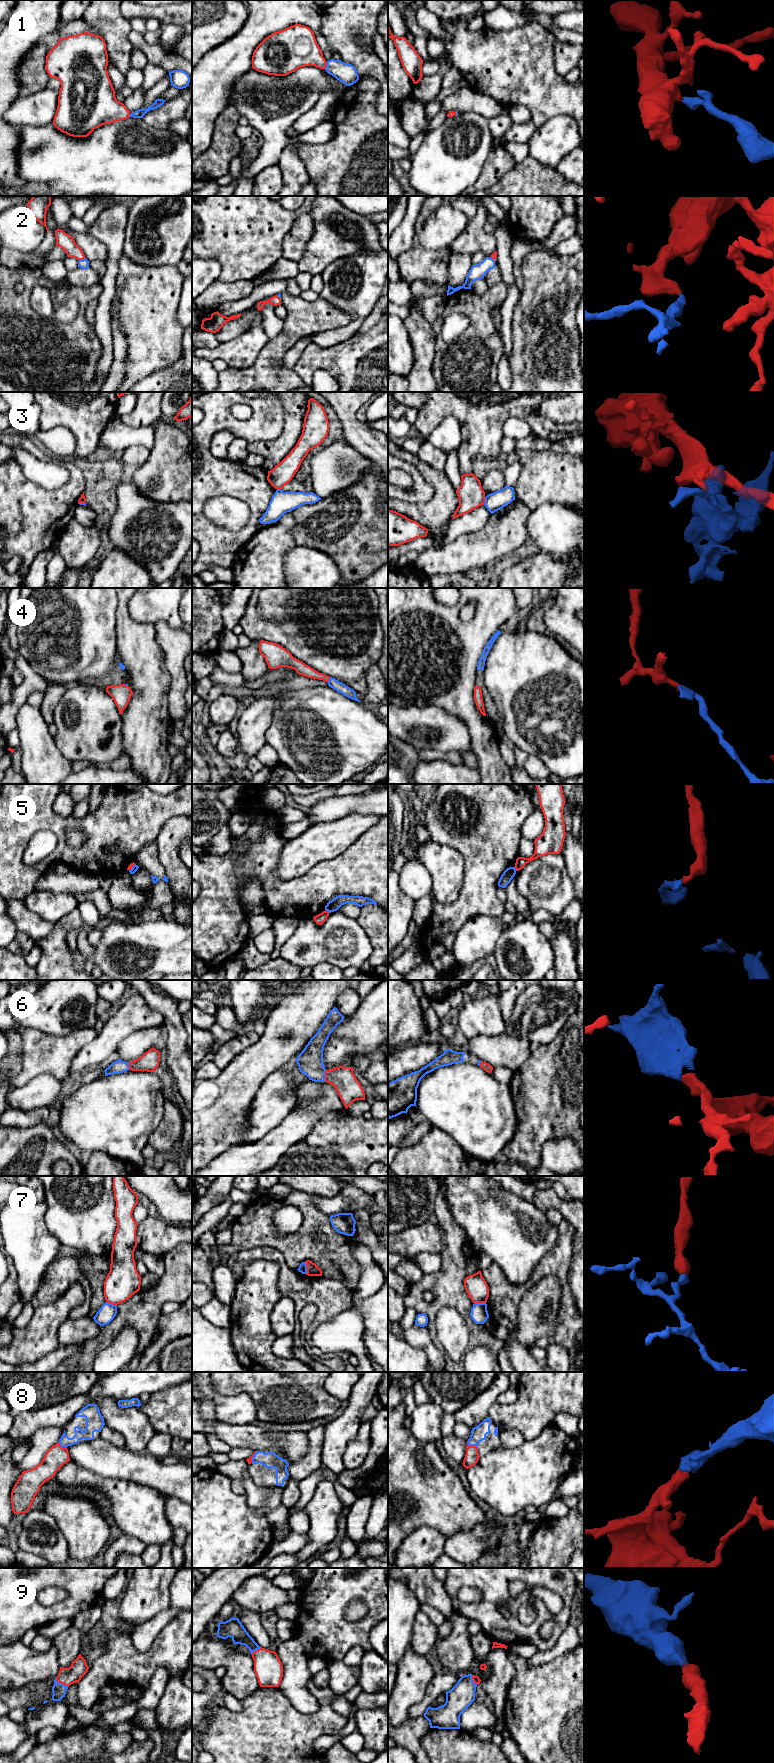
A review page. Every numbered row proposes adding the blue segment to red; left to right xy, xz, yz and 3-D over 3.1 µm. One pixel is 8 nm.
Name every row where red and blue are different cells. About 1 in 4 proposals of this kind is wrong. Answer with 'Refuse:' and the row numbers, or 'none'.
Refuse: 3, 5, 7

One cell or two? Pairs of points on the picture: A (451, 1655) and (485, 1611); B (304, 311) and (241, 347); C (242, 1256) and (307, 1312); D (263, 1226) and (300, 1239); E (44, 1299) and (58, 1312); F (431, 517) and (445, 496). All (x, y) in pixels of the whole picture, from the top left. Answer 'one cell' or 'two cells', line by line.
A: two cells
B: two cells
C: two cells
D: one cell
E: two cells
F: one cell

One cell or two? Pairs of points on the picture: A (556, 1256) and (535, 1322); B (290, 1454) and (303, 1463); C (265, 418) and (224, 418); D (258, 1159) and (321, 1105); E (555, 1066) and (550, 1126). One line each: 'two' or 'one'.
A: two
B: two
C: one
D: one
E: one

